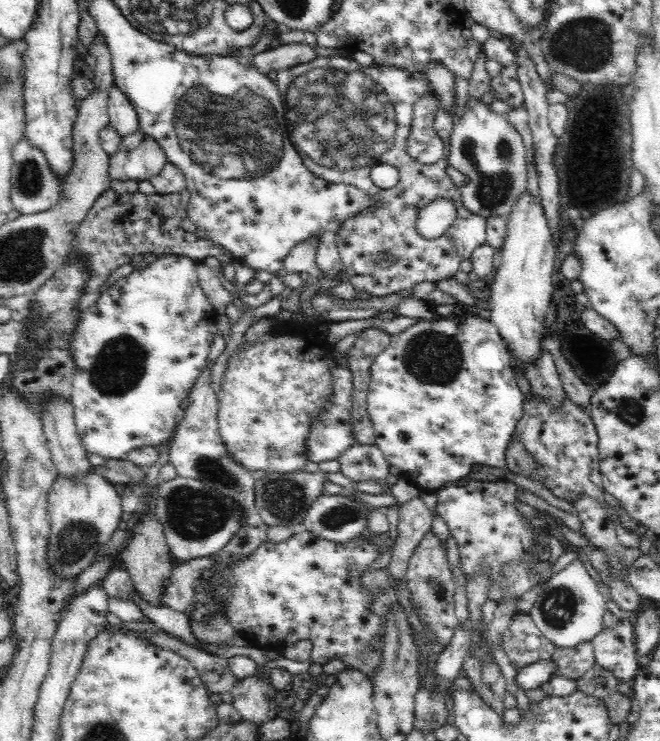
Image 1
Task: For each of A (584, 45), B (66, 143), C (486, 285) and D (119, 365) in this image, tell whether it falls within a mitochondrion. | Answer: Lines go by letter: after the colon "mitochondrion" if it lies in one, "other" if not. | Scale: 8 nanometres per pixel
A: mitochondrion
B: other
C: other
D: mitochondrion

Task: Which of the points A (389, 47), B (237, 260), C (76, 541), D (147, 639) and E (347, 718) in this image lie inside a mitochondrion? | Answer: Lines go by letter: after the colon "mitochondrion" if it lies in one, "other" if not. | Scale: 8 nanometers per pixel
A: other
B: other
C: mitochondrion
D: other
E: other

